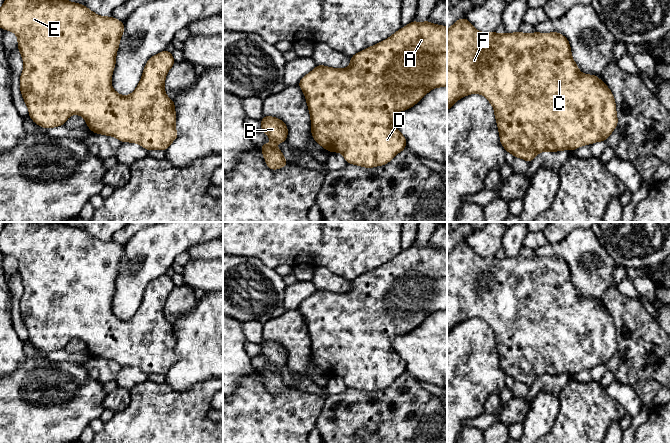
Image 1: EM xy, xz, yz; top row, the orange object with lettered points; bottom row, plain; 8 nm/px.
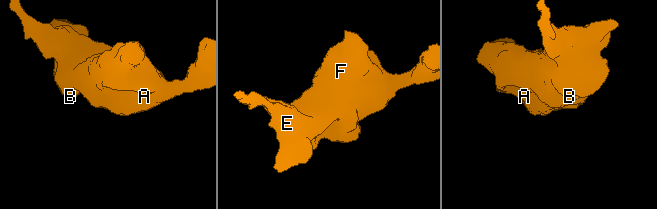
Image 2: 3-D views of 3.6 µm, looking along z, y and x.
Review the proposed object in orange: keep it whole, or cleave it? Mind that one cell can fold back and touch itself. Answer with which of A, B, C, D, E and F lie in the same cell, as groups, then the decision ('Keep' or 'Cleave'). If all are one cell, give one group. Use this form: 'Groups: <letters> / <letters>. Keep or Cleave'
Groups: A B C D E F. Keep

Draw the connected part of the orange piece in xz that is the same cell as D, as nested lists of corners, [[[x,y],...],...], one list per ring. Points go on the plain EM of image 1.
[[[413,244],[407,250],[399,253],[385,265],[381,265],[377,269],[373,269],[351,280],[351,287],[347,292],[334,293],[323,289],[317,289],[315,293],[301,302],[298,310],[304,316],[311,340],[311,358],[318,368],[327,373],[330,377],[341,376],[348,388],[355,388],[366,392],[385,389],[391,385],[397,377],[403,375],[406,372],[406,362],[392,347],[392,340],[396,336],[404,335],[414,330],[430,314],[436,311],[447,310],[447,251],[432,248],[428,244],[422,247],[418,247]]]

